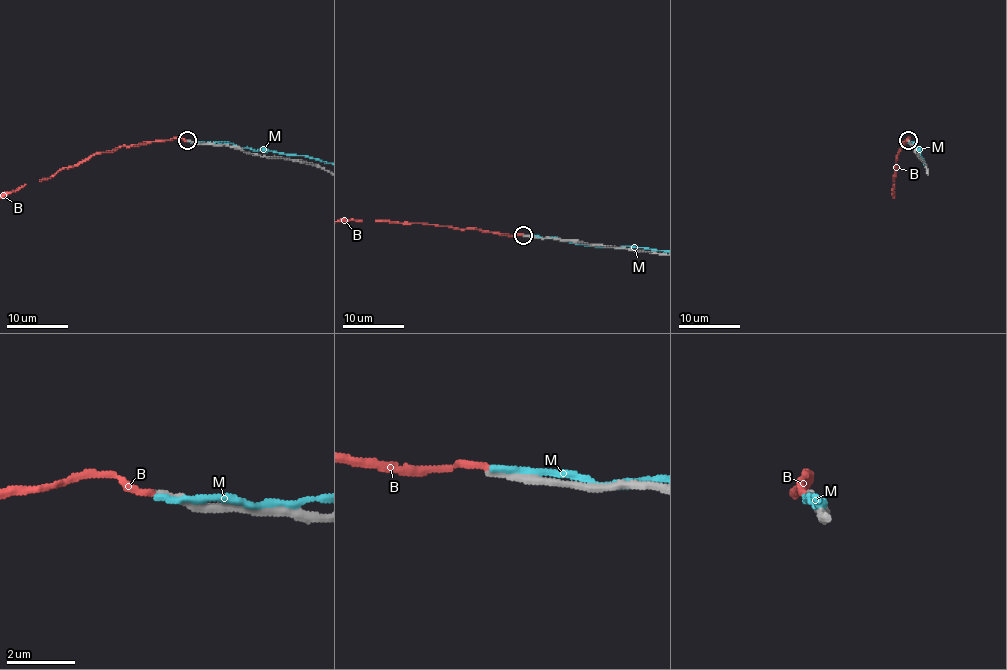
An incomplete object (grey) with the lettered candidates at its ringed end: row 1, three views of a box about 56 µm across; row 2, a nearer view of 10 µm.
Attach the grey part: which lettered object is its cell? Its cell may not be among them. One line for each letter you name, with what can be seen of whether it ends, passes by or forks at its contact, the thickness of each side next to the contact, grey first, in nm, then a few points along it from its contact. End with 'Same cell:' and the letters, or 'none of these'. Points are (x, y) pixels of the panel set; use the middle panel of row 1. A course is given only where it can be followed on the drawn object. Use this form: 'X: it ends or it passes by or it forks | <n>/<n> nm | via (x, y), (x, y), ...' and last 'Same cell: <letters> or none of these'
B: it ends | 190/180 nm
Same cell: B

